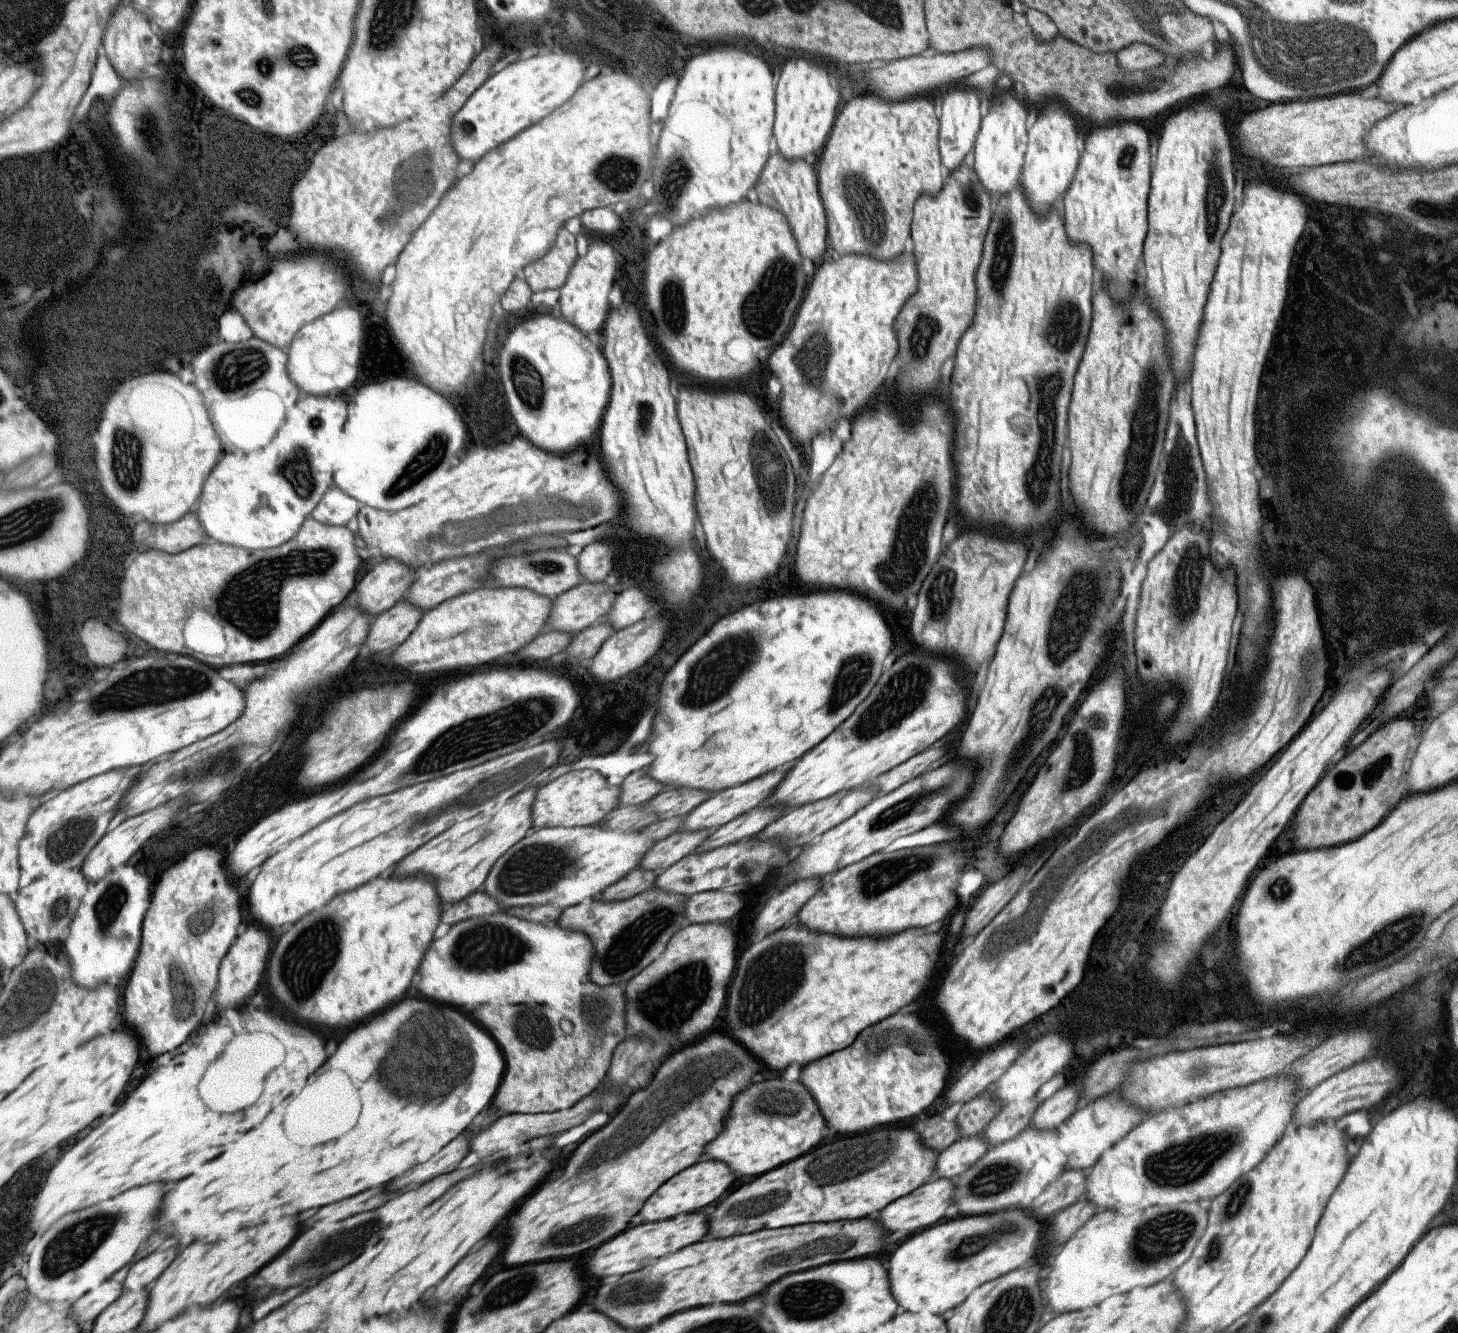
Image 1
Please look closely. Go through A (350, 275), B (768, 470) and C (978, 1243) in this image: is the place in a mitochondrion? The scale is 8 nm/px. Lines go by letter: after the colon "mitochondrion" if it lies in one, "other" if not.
A: other
B: mitochondrion
C: mitochondrion

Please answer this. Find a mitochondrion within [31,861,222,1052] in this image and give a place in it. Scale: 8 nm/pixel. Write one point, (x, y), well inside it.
(112, 899)

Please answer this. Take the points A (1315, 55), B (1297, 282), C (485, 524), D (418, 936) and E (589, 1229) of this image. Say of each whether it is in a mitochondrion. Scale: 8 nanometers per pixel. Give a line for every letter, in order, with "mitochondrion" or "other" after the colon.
A: mitochondrion
B: other
C: mitochondrion
D: other
E: mitochondrion

